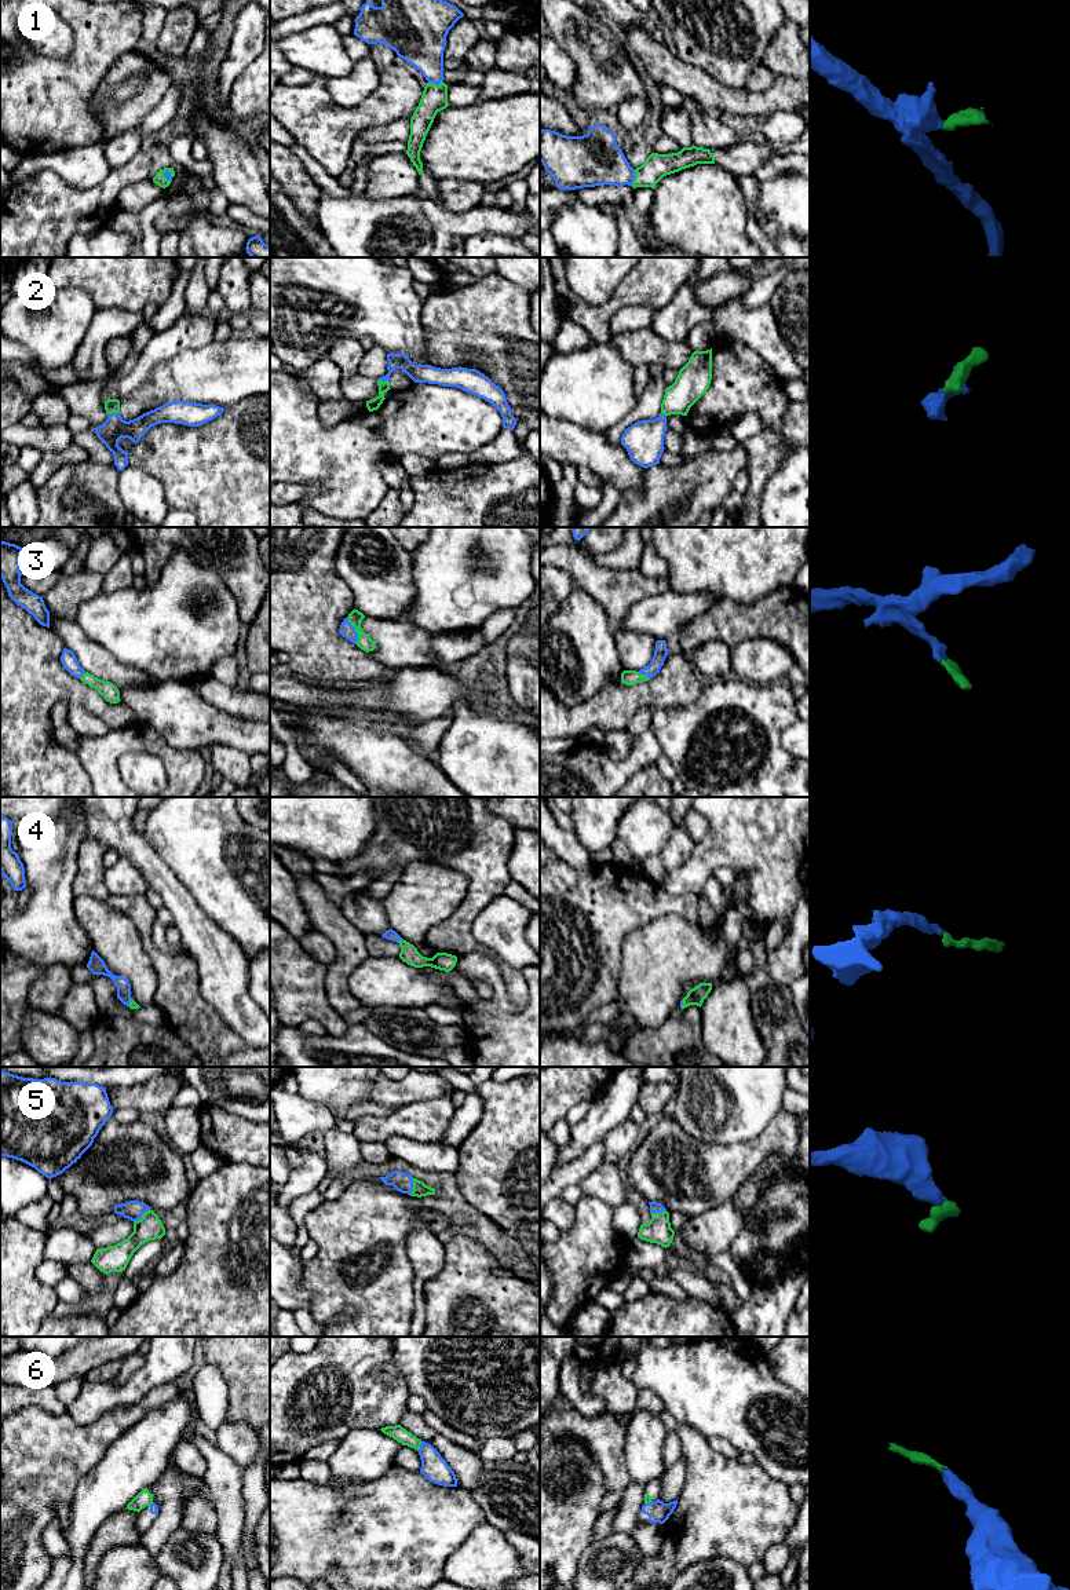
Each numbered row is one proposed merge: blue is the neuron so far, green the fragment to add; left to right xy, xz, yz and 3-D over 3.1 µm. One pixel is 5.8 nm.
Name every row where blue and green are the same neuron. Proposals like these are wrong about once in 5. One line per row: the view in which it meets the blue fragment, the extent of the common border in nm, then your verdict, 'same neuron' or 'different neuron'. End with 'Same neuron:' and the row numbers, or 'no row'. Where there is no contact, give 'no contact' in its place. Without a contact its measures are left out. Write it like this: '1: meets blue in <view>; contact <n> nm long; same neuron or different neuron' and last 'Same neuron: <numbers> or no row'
1: meets blue in xz; contact 90 nm long; same neuron
2: meets blue in xy; contact 70 nm long; same neuron
3: meets blue in xz; contact 170 nm long; same neuron
4: meets blue in xz; contact 40 nm long; same neuron
5: meets blue in xy; contact 130 nm long; same neuron
6: meets blue in xz; contact 60 nm long; different neuron
Same neuron: 1, 2, 3, 4, 5

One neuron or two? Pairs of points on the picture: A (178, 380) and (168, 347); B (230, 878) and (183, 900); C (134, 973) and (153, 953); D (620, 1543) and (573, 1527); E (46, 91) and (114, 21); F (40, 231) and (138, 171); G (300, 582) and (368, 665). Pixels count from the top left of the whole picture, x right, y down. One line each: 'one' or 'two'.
A: two
B: two
C: two
D: two
E: one
F: one
G: one

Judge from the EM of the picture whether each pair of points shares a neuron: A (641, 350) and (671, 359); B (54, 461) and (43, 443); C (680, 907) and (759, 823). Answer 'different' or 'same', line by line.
A: same
B: different
C: different

